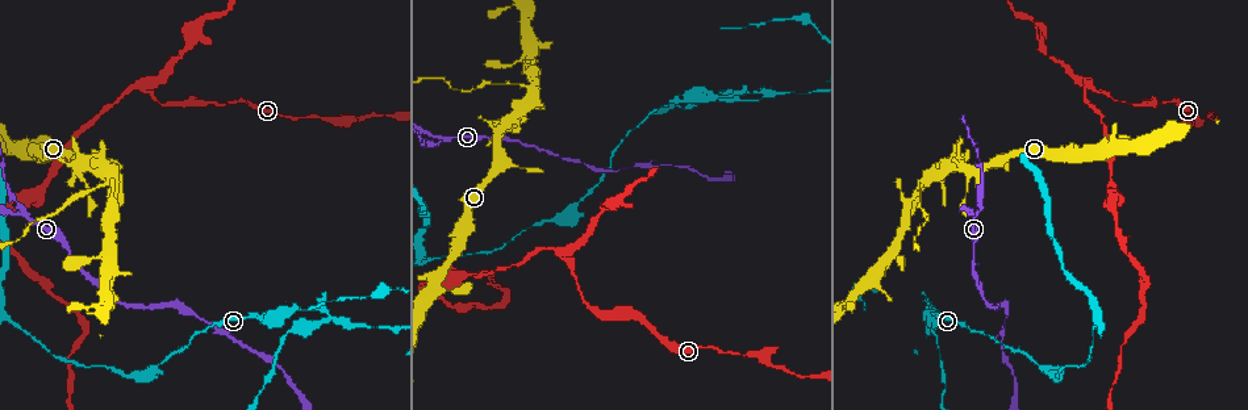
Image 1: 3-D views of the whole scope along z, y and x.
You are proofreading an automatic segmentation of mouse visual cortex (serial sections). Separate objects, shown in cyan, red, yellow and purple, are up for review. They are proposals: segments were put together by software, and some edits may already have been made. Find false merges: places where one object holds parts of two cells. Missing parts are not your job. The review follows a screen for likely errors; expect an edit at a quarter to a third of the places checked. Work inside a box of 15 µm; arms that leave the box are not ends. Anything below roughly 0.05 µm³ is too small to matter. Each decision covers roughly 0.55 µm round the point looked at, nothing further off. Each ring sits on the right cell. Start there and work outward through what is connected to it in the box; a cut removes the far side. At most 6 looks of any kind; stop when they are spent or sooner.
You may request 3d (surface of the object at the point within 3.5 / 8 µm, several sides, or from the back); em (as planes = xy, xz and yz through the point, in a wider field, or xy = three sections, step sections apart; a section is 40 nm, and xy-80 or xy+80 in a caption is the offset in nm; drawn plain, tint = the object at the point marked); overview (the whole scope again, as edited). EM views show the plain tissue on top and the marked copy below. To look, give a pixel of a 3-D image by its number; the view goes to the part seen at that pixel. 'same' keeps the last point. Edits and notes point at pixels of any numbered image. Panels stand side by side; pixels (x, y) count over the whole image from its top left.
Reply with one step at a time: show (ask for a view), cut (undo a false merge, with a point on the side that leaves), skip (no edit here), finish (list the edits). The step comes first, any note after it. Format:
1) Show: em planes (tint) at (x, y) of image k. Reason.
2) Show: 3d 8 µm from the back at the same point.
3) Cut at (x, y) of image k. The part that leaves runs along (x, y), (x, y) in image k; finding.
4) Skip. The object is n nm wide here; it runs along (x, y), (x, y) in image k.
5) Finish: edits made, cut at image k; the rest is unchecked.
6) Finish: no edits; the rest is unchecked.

Show: 3d 3.5 µm at (17, 210) of image 1. Side arm on a straight run.

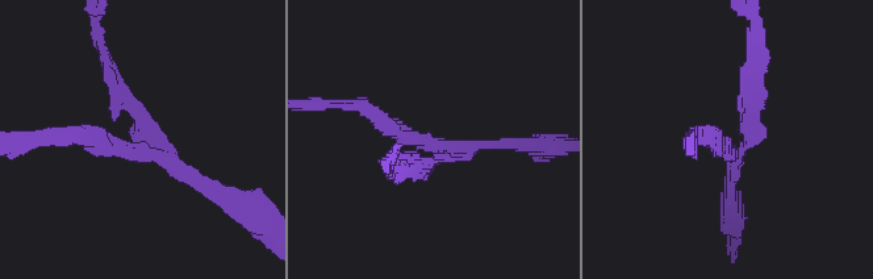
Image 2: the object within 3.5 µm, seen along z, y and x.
Show: em planes (tint) at (750, 135) of image 2. 3 arms meet here; the arms are 150, 150, 250 nm wide.

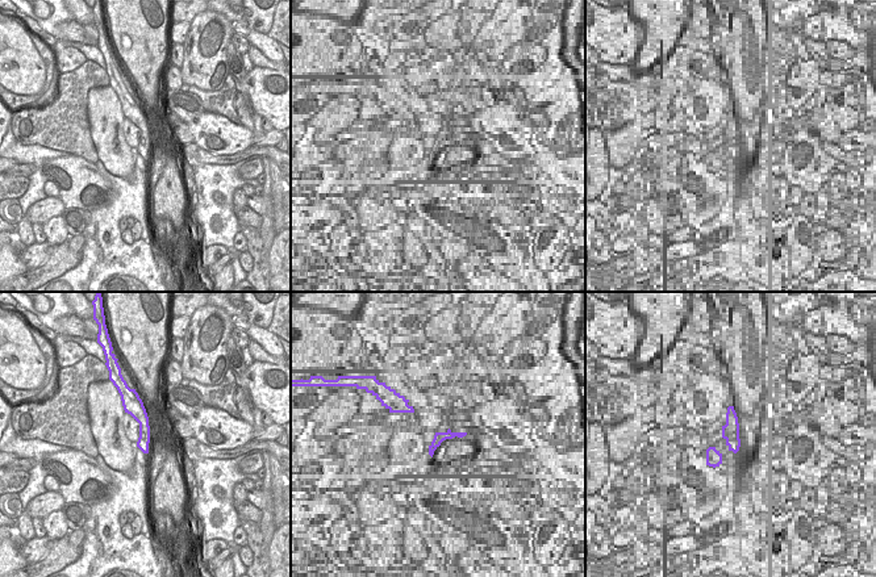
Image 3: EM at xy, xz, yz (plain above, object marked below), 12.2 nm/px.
Show: em xy step 1 (tint) at the same point. Cut it another way.

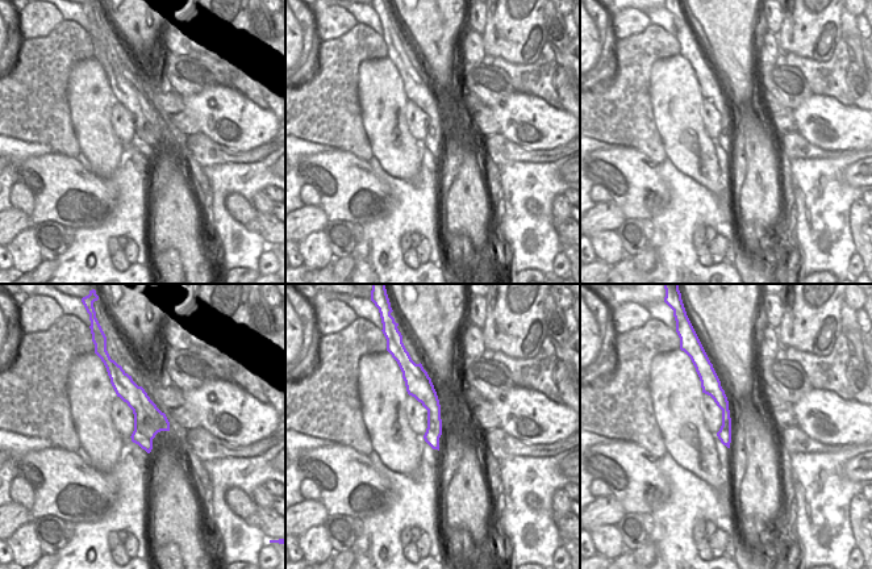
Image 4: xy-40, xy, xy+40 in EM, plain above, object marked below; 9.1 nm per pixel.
Cut at (132, 101) of image 2. The part that leaves runs along (141, 137), (137, 112), (92, 32) in image 2; a second cell is stuck on.

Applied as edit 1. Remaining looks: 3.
Show: 3d 3.5 µm at (926, 182) of image 1. Three-way junction.

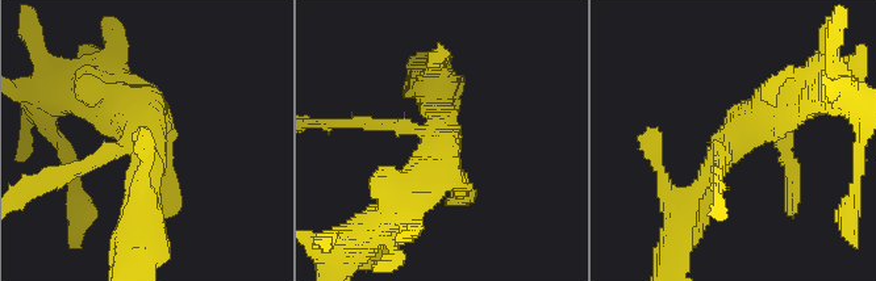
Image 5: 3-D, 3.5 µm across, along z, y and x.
Show: em xy step 1 (tint) at (737, 137) of image 5.

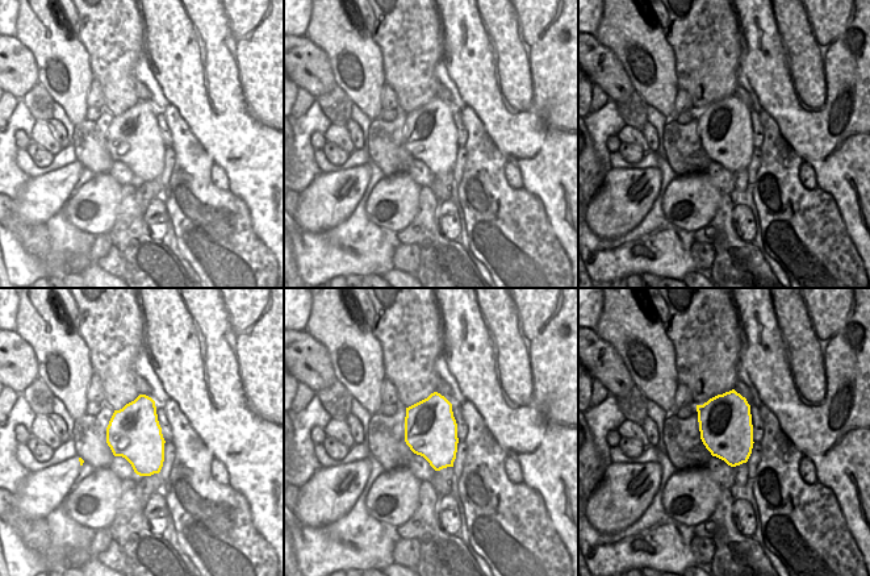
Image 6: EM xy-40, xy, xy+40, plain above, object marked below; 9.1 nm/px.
Cut at (84, 168) of image 5. The object is 480 nm wide here; the part that leaves runs along (122, 147), (34, 183) in image 5; two cells meet here.

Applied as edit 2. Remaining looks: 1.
Finish: edits made, cut at image 2, cut at image 5; the rest is unchecked.

